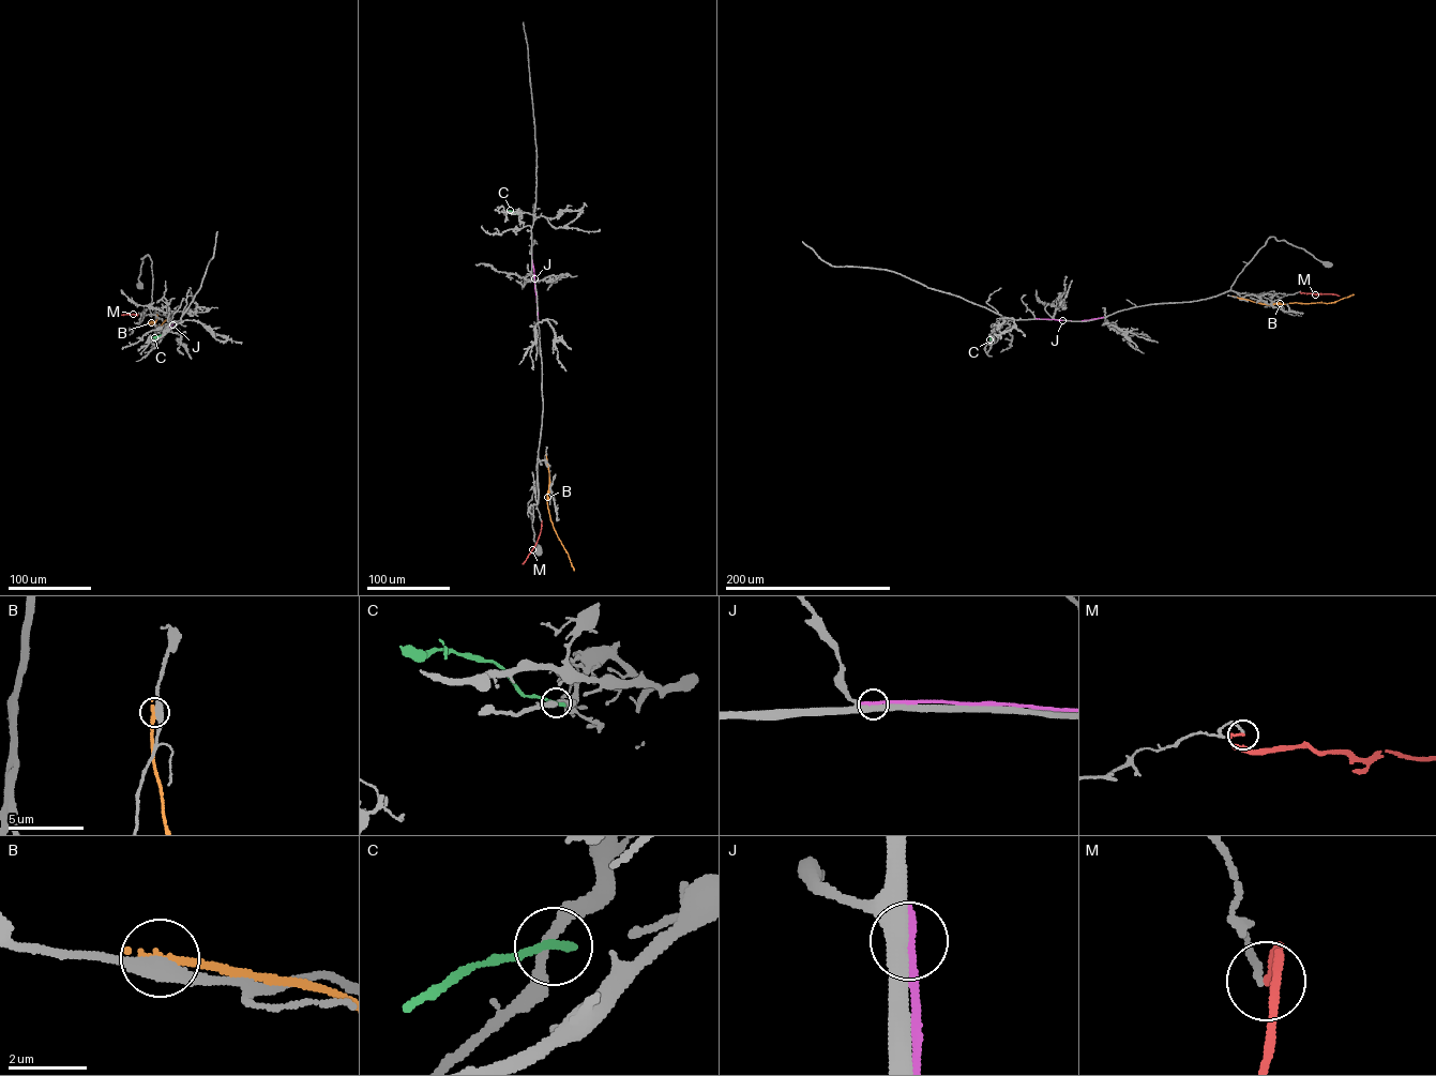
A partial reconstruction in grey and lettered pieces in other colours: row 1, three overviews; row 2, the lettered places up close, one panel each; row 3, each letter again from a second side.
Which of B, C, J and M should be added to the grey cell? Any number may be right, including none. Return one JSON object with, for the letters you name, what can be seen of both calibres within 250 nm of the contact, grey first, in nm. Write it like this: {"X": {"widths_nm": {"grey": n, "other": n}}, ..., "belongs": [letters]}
{"belongs": []}

